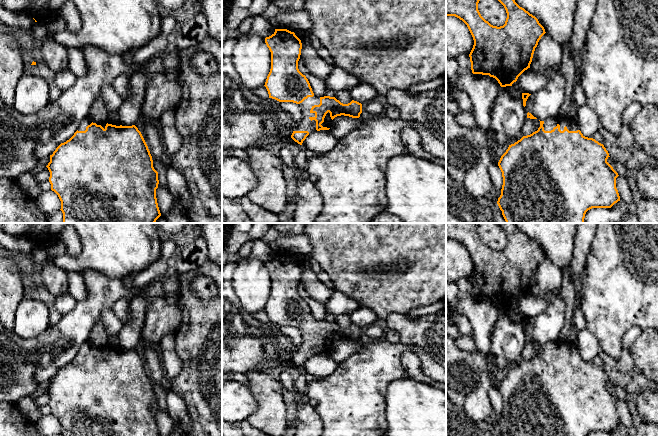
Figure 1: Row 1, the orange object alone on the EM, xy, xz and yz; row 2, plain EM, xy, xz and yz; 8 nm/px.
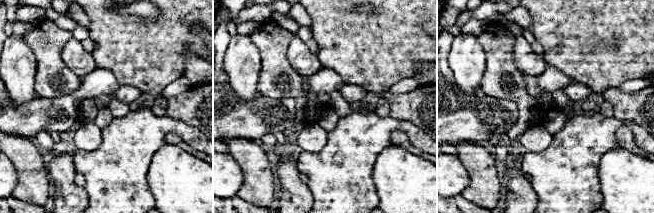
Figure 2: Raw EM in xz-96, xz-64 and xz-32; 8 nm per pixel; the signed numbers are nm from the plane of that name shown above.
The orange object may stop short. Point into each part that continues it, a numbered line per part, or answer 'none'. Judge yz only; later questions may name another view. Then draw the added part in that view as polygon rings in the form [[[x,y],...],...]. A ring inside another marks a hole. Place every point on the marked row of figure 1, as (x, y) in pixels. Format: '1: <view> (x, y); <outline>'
1: yz (572, 125); [[[550,117],[544,121],[543,127],[545,131],[551,131],[557,125],[560,125],[560,130],[563,131],[566,126],[569,131],[577,131],[579,130],[579,125],[577,120],[572,118],[557,118]]]

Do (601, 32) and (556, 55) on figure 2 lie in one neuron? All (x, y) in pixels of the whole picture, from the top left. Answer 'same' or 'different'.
same

